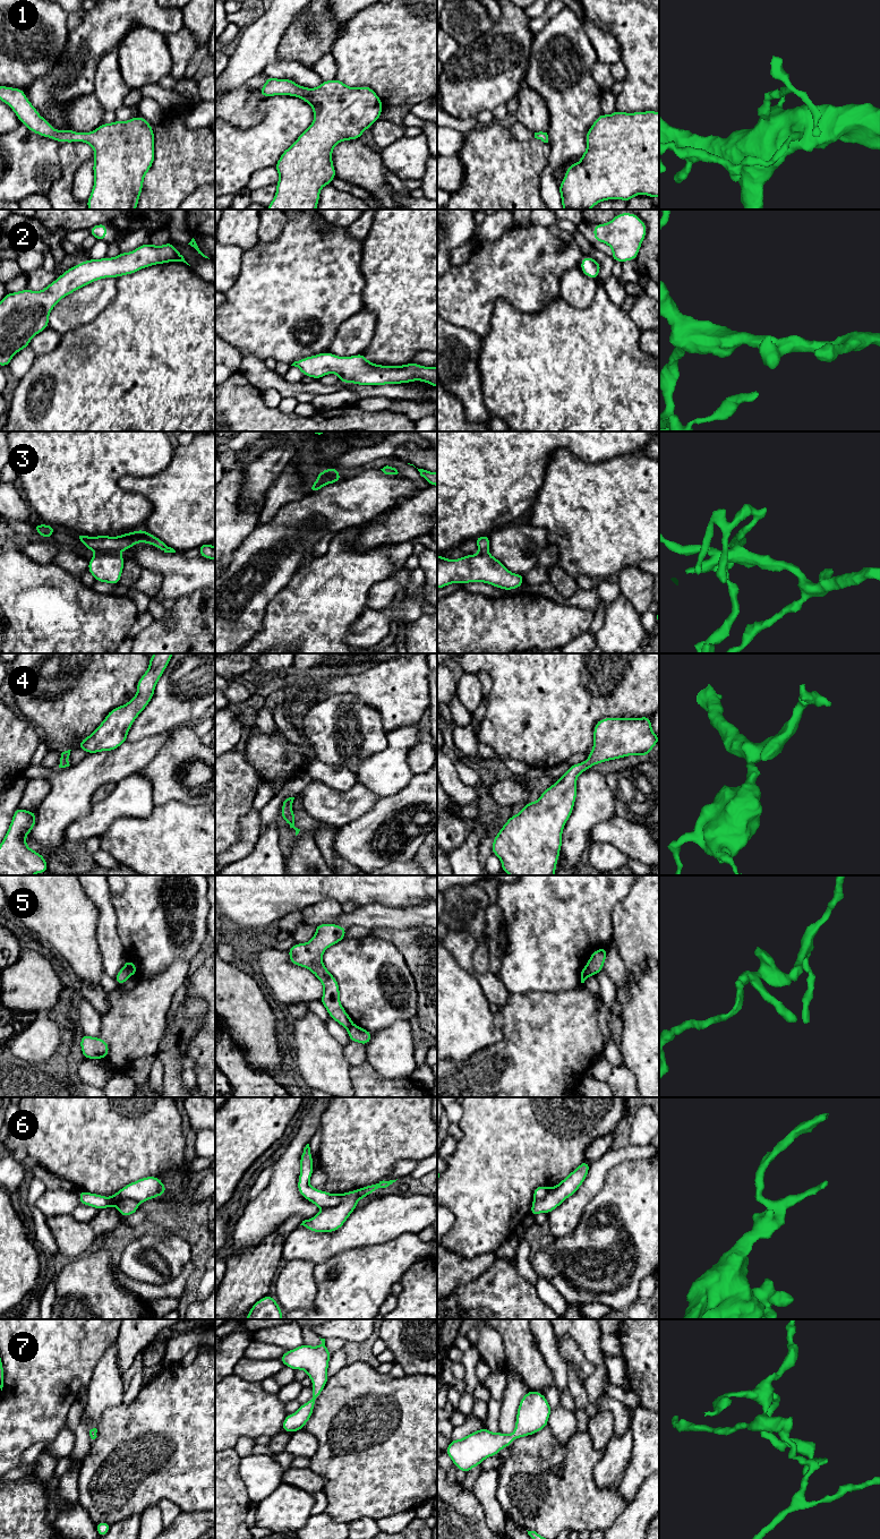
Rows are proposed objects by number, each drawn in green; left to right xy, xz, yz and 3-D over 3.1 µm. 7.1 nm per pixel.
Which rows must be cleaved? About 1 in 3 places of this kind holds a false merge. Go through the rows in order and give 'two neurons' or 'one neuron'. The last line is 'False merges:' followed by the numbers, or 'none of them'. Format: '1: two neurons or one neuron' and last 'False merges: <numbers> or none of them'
1: one neuron
2: one neuron
3: two neurons
4: one neuron
5: two neurons
6: two neurons
7: one neuron
False merges: 3, 5, 6

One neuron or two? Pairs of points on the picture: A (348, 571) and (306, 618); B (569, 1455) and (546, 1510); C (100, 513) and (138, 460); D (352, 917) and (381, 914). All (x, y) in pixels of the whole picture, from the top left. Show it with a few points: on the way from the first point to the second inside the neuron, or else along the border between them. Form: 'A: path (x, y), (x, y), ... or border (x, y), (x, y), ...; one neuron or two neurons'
A: path (339, 582), (317, 607); one neuron
B: path (567, 1469), (565, 1478), (548, 1496); one neuron
C: path (100, 497), (100, 489), (122, 467); one neuron
D: path (359, 917), (374, 915); one neuron

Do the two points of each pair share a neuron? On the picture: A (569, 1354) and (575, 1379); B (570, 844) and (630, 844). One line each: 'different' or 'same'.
A: same
B: different

